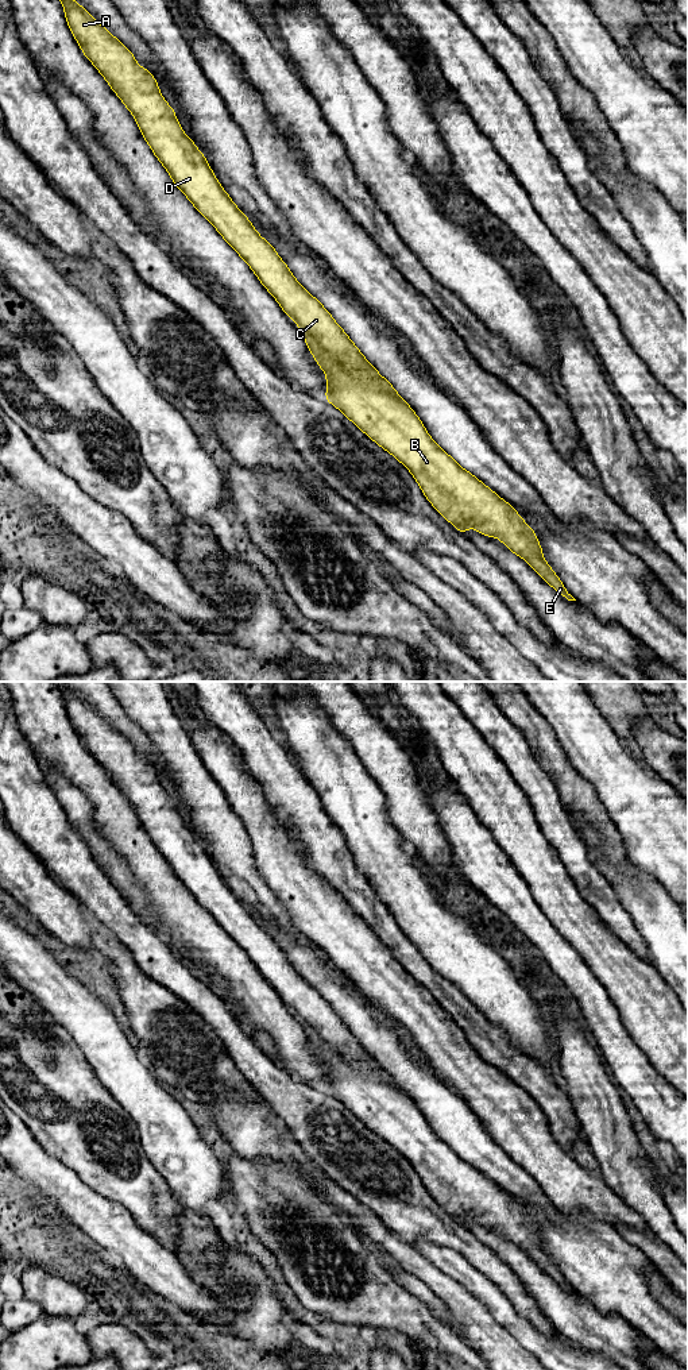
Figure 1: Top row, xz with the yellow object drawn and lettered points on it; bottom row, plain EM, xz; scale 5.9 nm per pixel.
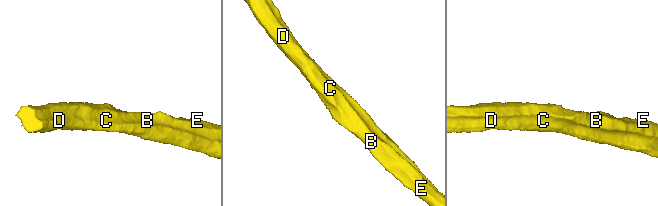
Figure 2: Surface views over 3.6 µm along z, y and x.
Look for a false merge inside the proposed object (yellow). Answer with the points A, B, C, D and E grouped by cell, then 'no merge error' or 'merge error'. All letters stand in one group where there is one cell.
A B C D E; no merge error

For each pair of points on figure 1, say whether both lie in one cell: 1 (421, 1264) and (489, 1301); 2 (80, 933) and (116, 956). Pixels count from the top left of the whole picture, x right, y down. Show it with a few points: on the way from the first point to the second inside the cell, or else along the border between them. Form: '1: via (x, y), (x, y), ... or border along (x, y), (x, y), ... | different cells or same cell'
1: border along (440, 1272), (456, 1280), (489, 1312) | different cells
2: border along (103, 940), (109, 961) | different cells

